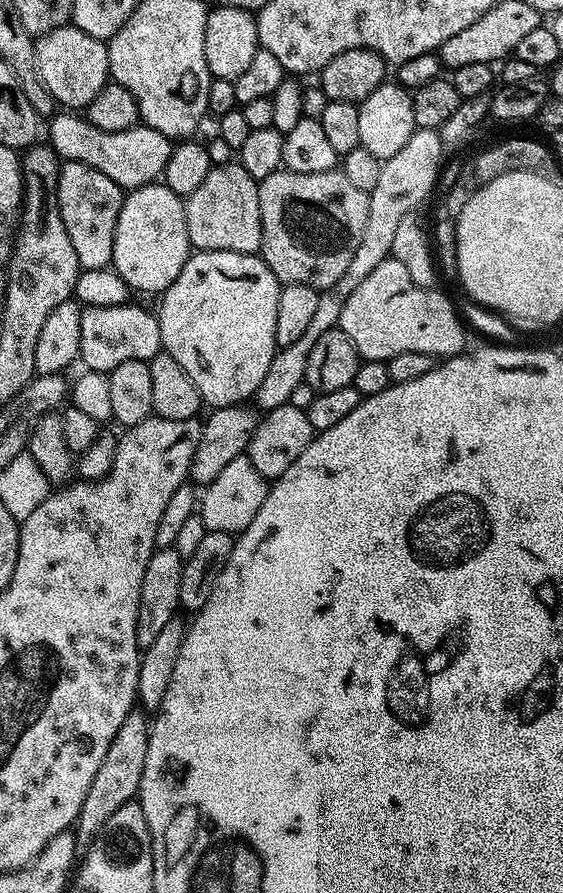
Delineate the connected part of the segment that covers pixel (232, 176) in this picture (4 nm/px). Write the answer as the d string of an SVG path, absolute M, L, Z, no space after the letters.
M239 162L217 164L198 185L198 190L184 200L188 242L202 252L237 252L256 254L260 251L262 222L258 206L260 185Z

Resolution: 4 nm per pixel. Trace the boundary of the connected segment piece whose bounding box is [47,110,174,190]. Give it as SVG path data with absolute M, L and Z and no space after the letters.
M72 110L57 111L47 124L47 143L56 151L61 161L73 160L86 166L94 166L94 170L102 170L106 178L110 178L119 188L125 190L141 188L159 181L164 175L164 167L174 147L169 137L153 128L137 126L117 132L98 130L98 126Z

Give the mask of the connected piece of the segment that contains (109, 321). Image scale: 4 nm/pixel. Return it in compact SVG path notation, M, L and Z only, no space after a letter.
M135 302L118 306L85 307L81 314L79 363L90 372L109 374L122 362L134 359L150 361L162 351L160 321L155 311L147 312Z

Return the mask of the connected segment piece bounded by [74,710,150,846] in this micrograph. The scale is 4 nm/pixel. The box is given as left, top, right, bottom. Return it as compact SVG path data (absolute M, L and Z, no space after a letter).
M133 710L126 722L122 722L118 734L114 734L114 742L110 742L110 750L106 750L106 758L102 758L102 766L98 766L98 774L94 774L94 782L90 782L86 802L82 802L82 810L76 819L74 831L77 845L91 844L118 806L131 804L139 797L142 770L146 770L149 727L149 717L143 711Z

